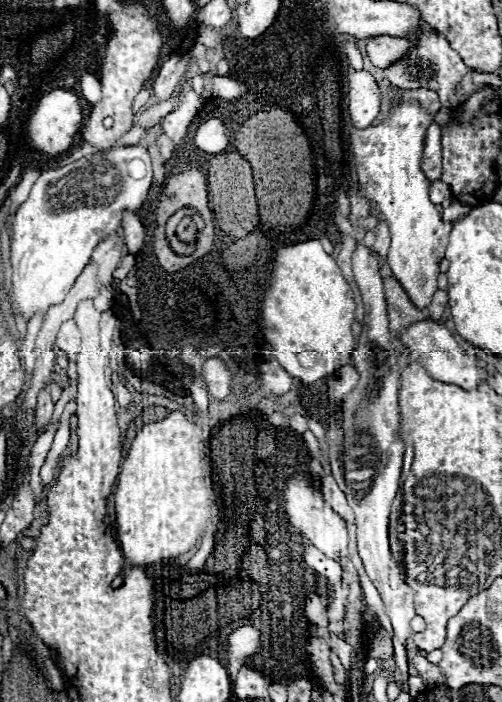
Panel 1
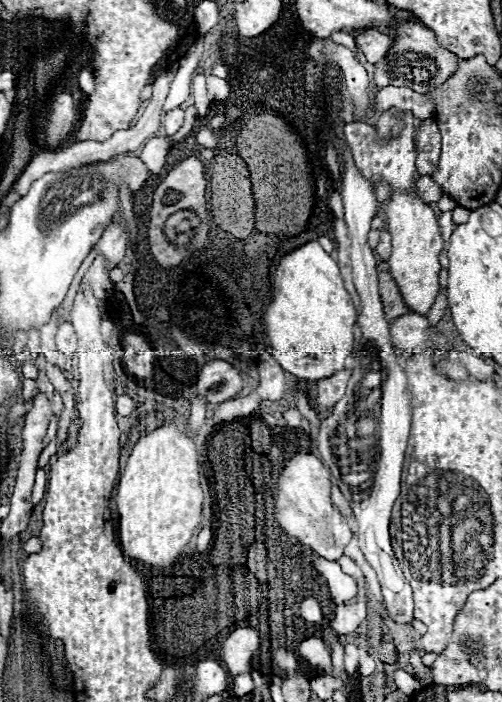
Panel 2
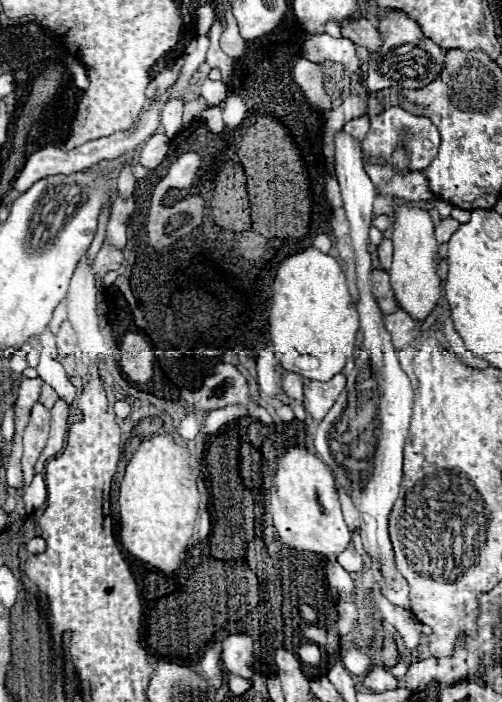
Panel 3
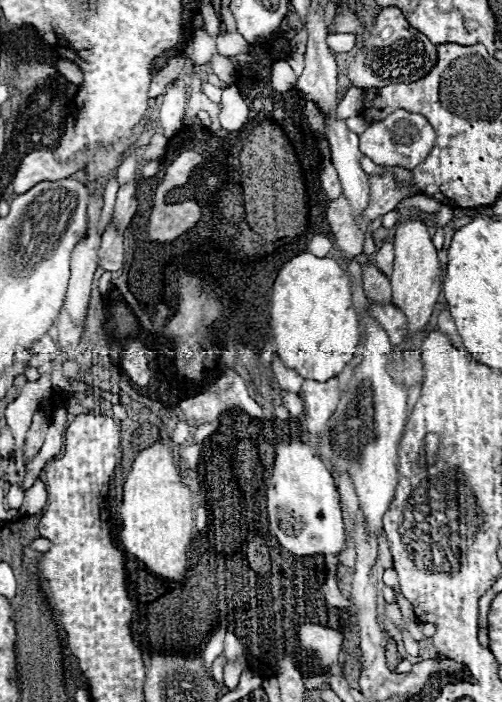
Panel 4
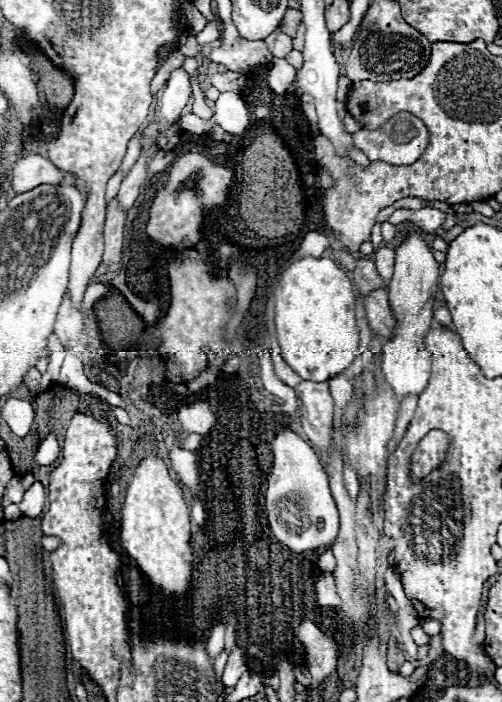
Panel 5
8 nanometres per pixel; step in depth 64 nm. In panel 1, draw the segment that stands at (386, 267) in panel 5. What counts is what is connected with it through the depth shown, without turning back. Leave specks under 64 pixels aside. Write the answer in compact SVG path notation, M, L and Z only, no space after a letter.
M376 216L376 218L378 218L378 224L376 224L376 228L374 228L374 232L376 232L376 242L374 242L372 250L374 250L376 254L380 254L380 256L386 256L386 254L388 254L388 248L390 248L388 224L386 224L380 216Z

